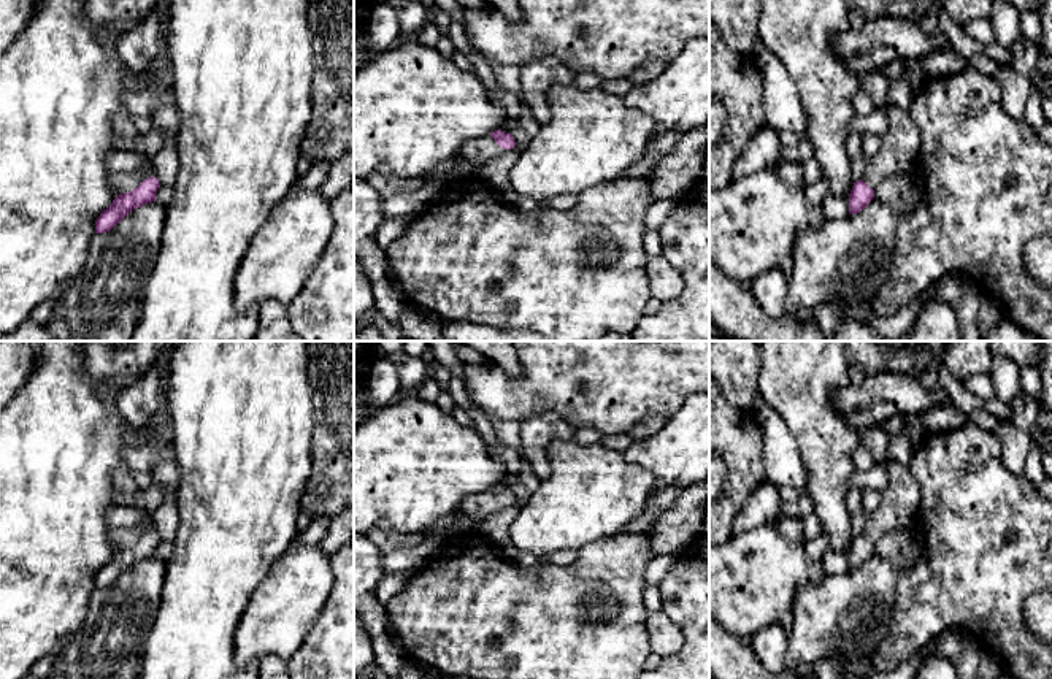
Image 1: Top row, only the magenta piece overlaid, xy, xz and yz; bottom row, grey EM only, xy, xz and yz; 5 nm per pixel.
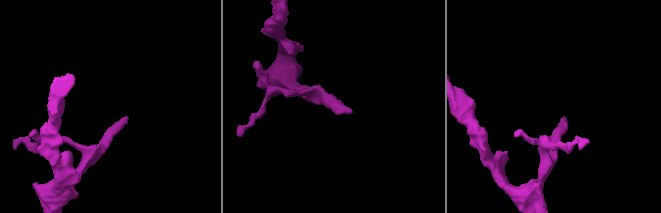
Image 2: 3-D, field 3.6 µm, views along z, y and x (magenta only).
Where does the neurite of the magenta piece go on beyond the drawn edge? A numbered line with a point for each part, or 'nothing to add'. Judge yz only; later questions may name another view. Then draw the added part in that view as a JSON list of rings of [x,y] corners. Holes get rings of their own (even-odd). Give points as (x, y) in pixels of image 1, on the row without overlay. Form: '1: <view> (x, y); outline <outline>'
1: yz (898, 508); outline [[[887,460],[889,487],[881,492],[879,508],[870,514],[862,536],[876,544],[884,535],[916,525],[919,511],[919,485],[908,465]]]

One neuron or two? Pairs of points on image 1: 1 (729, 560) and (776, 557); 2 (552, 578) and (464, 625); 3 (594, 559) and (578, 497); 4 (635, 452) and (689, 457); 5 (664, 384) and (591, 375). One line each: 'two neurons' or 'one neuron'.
1: one neuron
2: one neuron
3: two neurons
4: one neuron
5: one neuron

